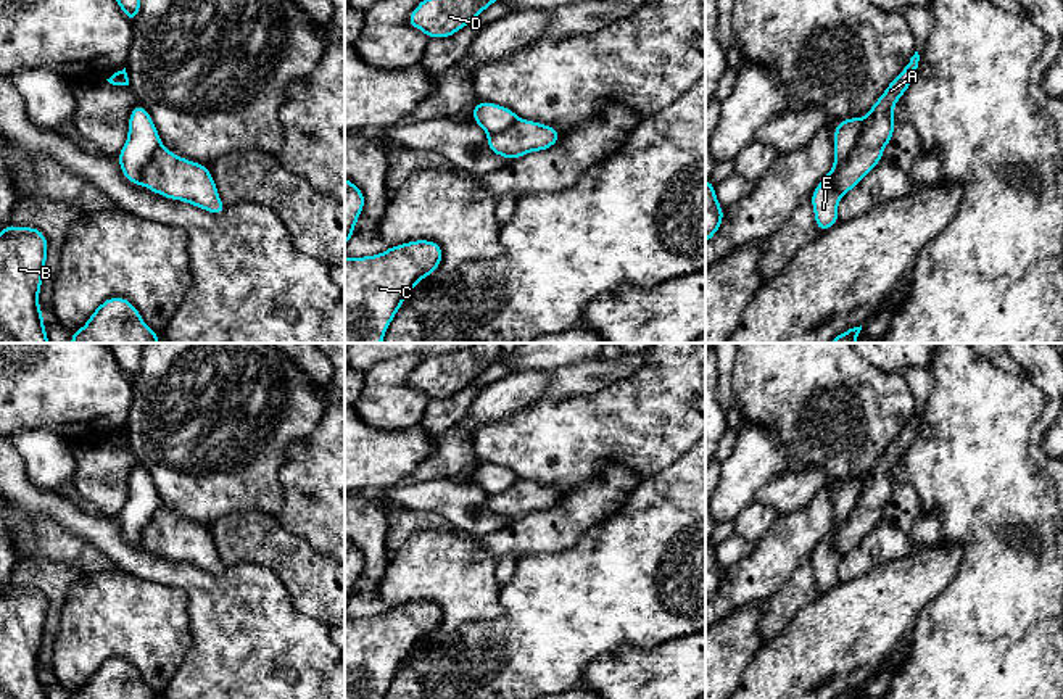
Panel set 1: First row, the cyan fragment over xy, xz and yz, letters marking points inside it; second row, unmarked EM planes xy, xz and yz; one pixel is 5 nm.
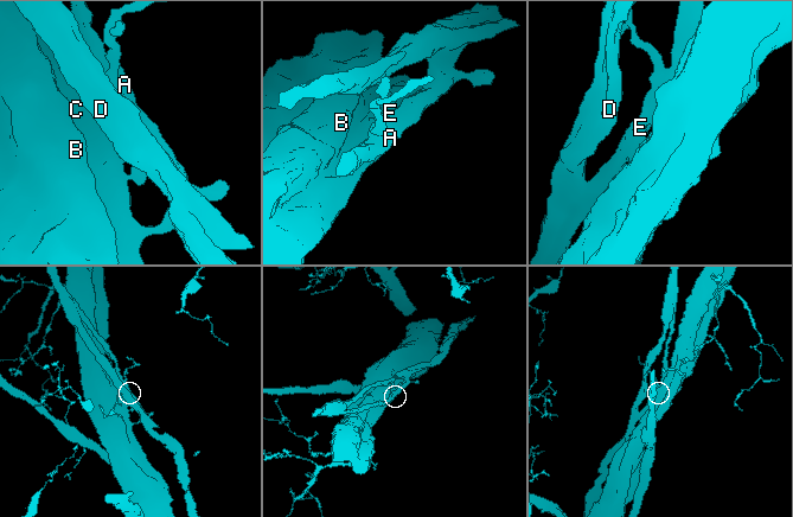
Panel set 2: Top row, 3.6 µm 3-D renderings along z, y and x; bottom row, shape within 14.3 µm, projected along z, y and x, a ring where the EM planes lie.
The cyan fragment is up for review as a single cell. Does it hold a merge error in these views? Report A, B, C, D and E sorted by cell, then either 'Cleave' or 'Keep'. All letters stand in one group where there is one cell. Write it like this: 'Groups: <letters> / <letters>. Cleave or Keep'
Groups: A D / B C E. Cleave

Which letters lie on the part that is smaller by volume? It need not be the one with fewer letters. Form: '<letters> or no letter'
A, D

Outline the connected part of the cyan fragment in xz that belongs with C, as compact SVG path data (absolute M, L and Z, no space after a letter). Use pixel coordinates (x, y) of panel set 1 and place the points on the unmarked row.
M432 601L388 607L374 617L345 617L345 699L383 699L411 651L438 630L441 618L441 607Z

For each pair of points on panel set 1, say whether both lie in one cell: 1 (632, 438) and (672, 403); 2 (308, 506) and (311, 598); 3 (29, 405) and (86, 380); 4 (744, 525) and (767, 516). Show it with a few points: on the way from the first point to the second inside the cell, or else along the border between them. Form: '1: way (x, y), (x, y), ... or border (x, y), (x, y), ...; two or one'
1: way (641, 429), (662, 408); one
2: border (277, 522), (327, 554); two
3: way (39, 390), (49, 380), (71, 380); one
4: way (749, 524), (762, 516); one

